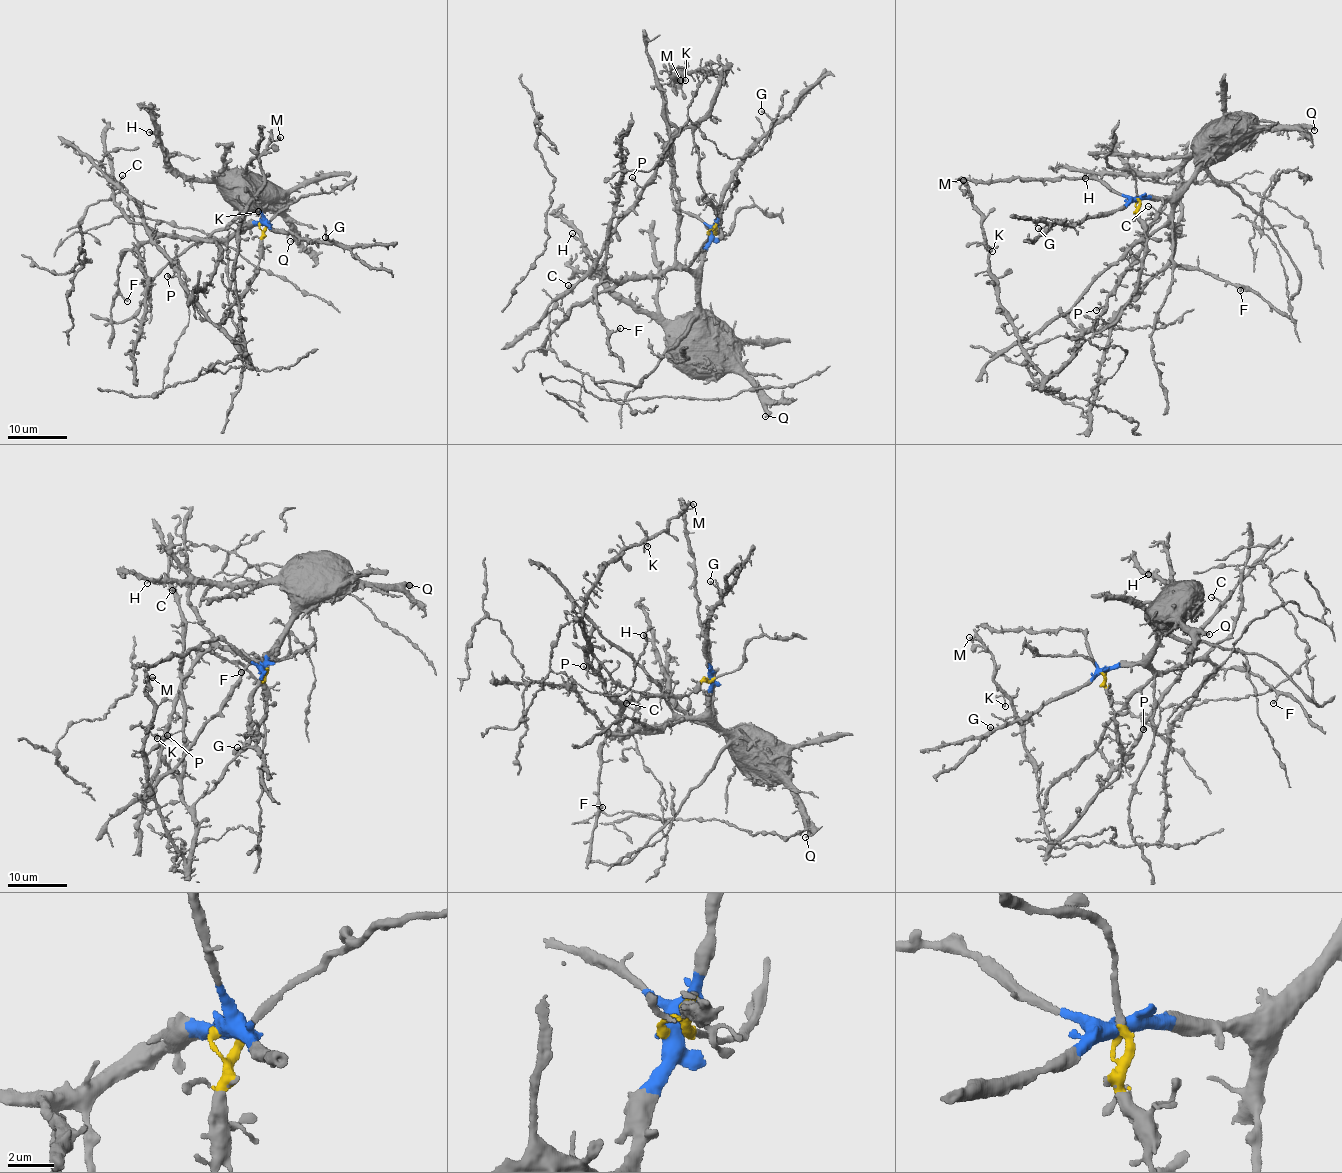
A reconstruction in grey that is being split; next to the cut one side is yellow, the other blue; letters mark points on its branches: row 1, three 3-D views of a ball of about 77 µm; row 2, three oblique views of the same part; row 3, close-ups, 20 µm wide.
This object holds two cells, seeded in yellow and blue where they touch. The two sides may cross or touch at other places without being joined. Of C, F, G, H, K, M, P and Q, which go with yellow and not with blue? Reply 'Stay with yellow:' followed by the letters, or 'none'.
Stay with yellow: C, K, M, P

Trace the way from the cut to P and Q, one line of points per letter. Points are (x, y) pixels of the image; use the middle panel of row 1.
P: (710, 233), (722, 221), (700, 183), (697, 147), (690, 128), (671, 143), (642, 186), (632, 177)
Q: (710, 233), (695, 300), (709, 328), (755, 389), (764, 416)

